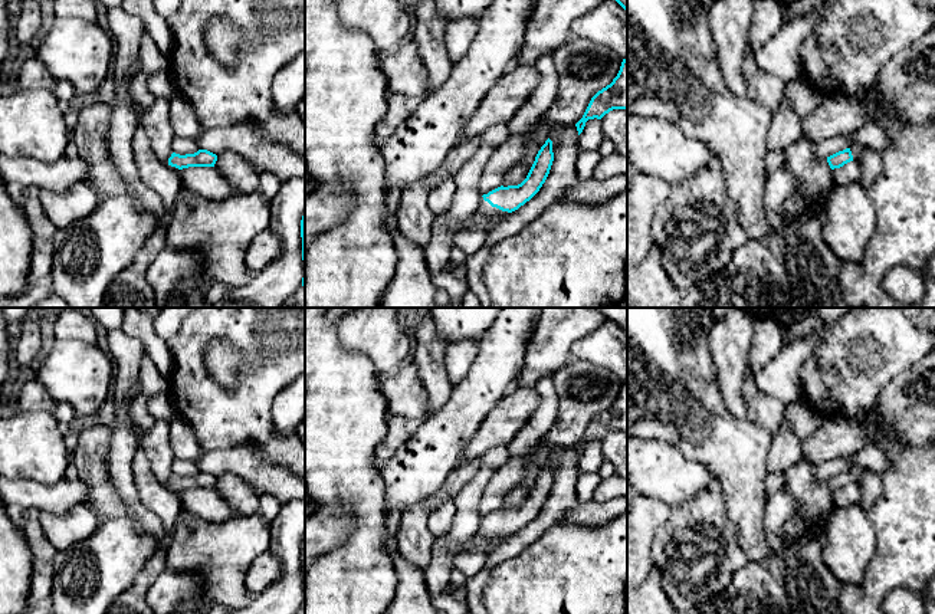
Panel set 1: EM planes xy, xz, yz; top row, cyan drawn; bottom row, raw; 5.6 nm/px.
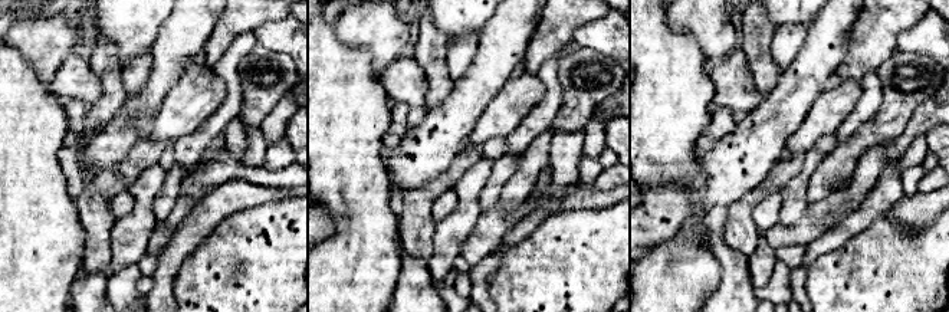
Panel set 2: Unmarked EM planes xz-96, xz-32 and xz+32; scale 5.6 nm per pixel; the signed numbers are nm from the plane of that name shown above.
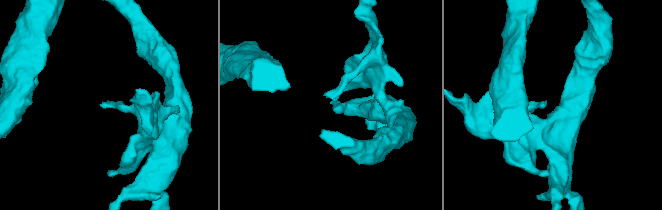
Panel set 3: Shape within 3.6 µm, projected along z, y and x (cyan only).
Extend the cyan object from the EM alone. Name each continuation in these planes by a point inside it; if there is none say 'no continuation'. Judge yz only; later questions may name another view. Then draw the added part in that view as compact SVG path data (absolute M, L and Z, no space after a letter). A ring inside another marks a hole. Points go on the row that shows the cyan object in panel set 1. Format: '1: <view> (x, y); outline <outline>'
1: yz (856, 150); outline M852 144L850 151L852 151L852 155L853 155L853 161L860 160L865 150L866 150L866 147L863 147L863 145Z

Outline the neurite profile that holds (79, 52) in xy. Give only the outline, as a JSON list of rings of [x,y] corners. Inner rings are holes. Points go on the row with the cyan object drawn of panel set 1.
[[[56,17],[47,33],[36,40],[36,55],[53,78],[69,82],[76,95],[83,95],[96,91],[112,70],[114,40],[96,22]]]

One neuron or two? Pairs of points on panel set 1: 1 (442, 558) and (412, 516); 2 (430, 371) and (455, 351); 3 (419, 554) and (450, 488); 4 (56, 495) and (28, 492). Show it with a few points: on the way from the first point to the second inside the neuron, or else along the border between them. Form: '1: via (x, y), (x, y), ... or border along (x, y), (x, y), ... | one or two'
1: border along (436, 538), (430, 561), (425, 570) | two
2: border along (446, 344), (445, 370), (453, 386) | two
3: via (419, 537), (419, 516), (433, 502) | one
4: via (49, 495), (35, 495) | one

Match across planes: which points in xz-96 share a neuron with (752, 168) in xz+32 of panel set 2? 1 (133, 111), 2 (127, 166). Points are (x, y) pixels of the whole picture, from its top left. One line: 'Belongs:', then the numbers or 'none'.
Belongs: 1

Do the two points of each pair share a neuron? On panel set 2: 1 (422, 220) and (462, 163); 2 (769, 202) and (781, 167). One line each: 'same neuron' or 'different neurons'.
1: same neuron
2: different neurons

